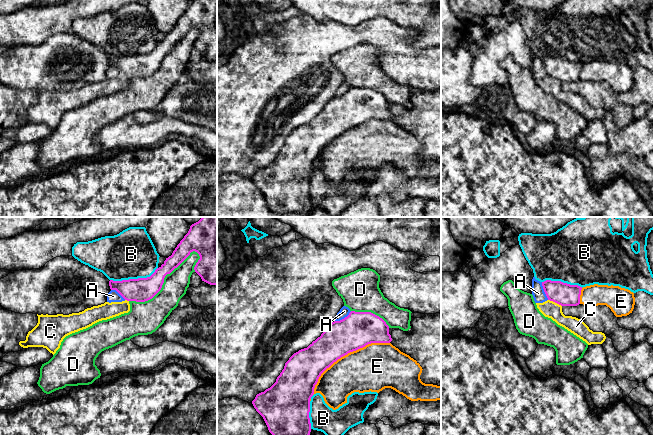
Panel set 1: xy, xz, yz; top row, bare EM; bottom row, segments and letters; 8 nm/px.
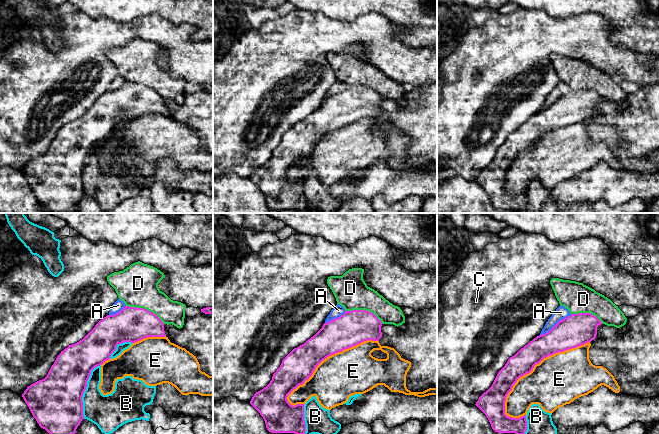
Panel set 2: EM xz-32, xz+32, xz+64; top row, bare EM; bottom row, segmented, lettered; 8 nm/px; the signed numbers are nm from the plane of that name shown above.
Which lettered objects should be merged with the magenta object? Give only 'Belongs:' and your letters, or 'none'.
Belongs: none

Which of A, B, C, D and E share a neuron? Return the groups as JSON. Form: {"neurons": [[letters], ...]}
{"neurons": [["A"], ["B"], ["C"], ["D"], ["E"]]}

